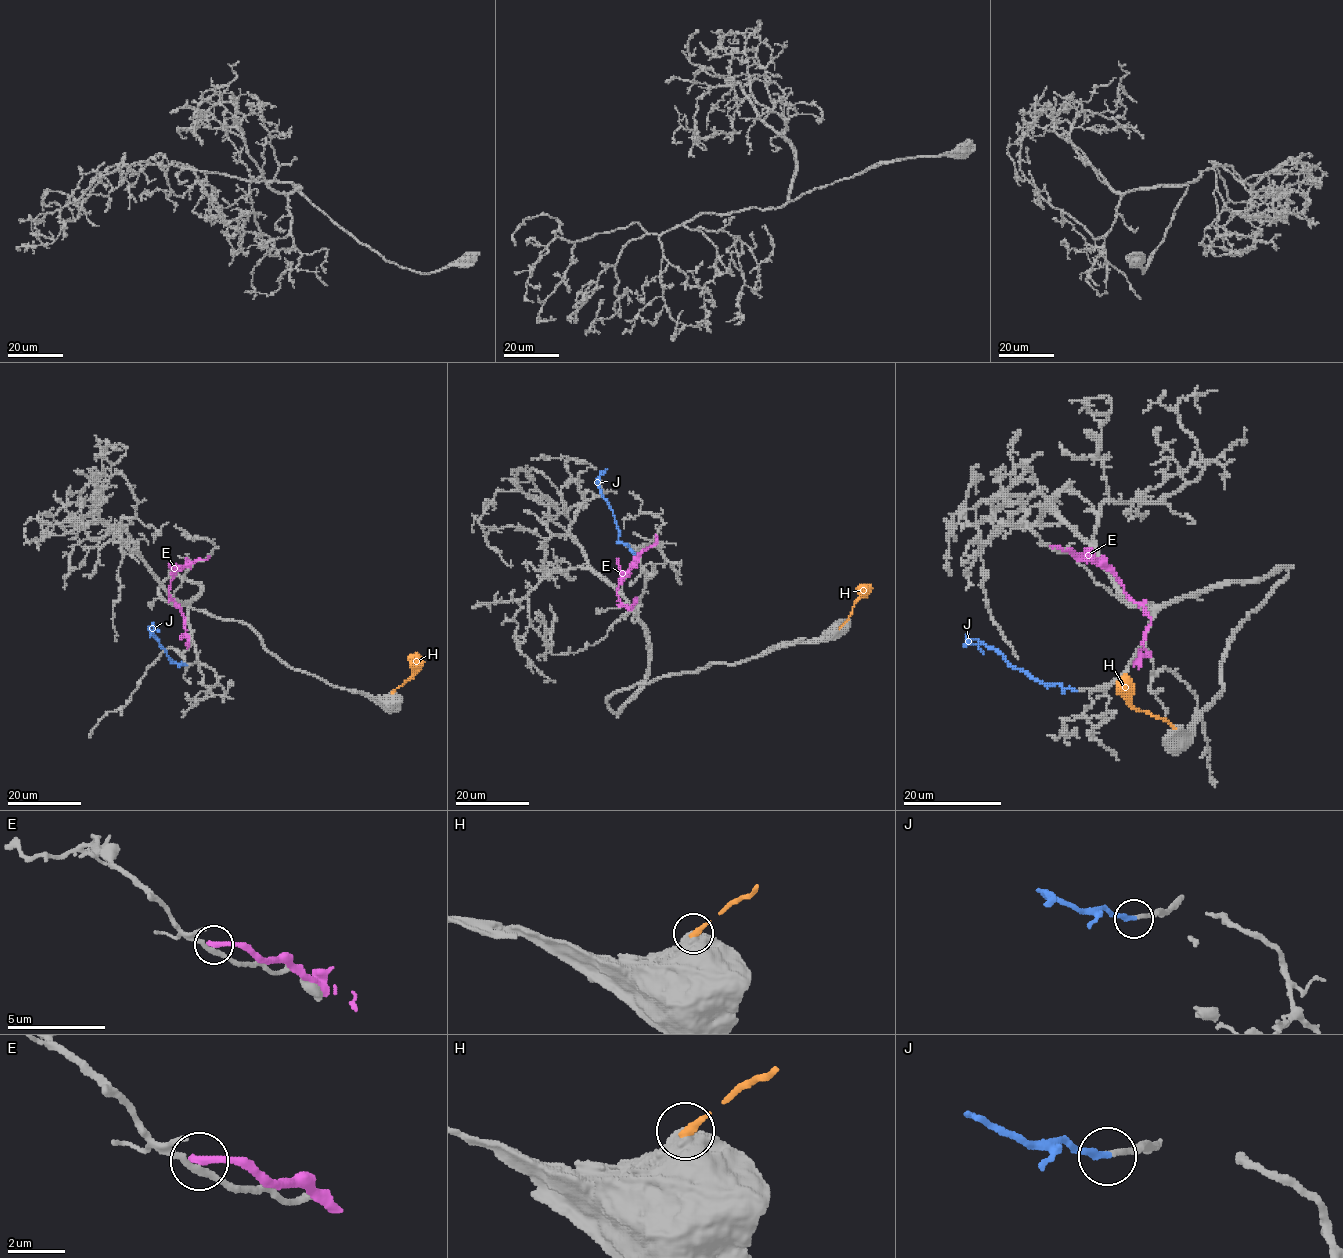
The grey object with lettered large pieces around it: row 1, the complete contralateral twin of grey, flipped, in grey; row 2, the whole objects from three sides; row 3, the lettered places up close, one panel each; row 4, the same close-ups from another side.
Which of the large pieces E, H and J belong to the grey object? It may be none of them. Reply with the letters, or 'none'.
J

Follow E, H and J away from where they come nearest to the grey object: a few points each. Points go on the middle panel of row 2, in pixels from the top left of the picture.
E: (656, 535), (657, 541), (627, 571), (617, 589), (621, 602), (629, 609), (634, 597)
H: (839, 627), (864, 589)
J: (635, 555), (619, 540), (611, 507), (602, 496), (596, 481), (602, 474), (597, 484)

